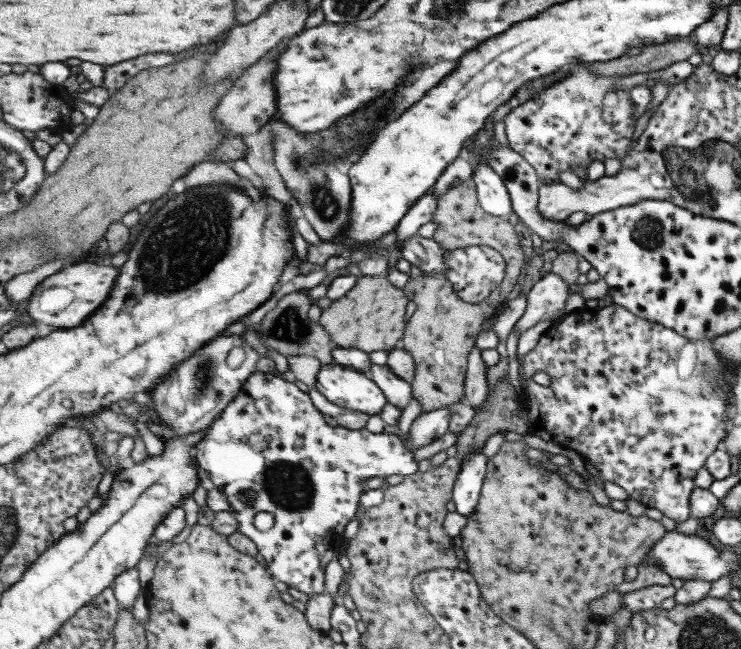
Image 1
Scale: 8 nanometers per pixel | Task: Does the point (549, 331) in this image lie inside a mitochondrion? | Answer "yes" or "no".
no

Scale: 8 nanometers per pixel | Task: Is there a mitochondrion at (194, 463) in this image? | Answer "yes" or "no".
no

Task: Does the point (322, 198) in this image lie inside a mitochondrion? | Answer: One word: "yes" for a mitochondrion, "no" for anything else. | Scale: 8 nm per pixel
yes

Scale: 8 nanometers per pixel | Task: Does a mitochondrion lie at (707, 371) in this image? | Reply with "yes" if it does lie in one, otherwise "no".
yes

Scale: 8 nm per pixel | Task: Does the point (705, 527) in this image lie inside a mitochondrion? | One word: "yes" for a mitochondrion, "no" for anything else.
no

